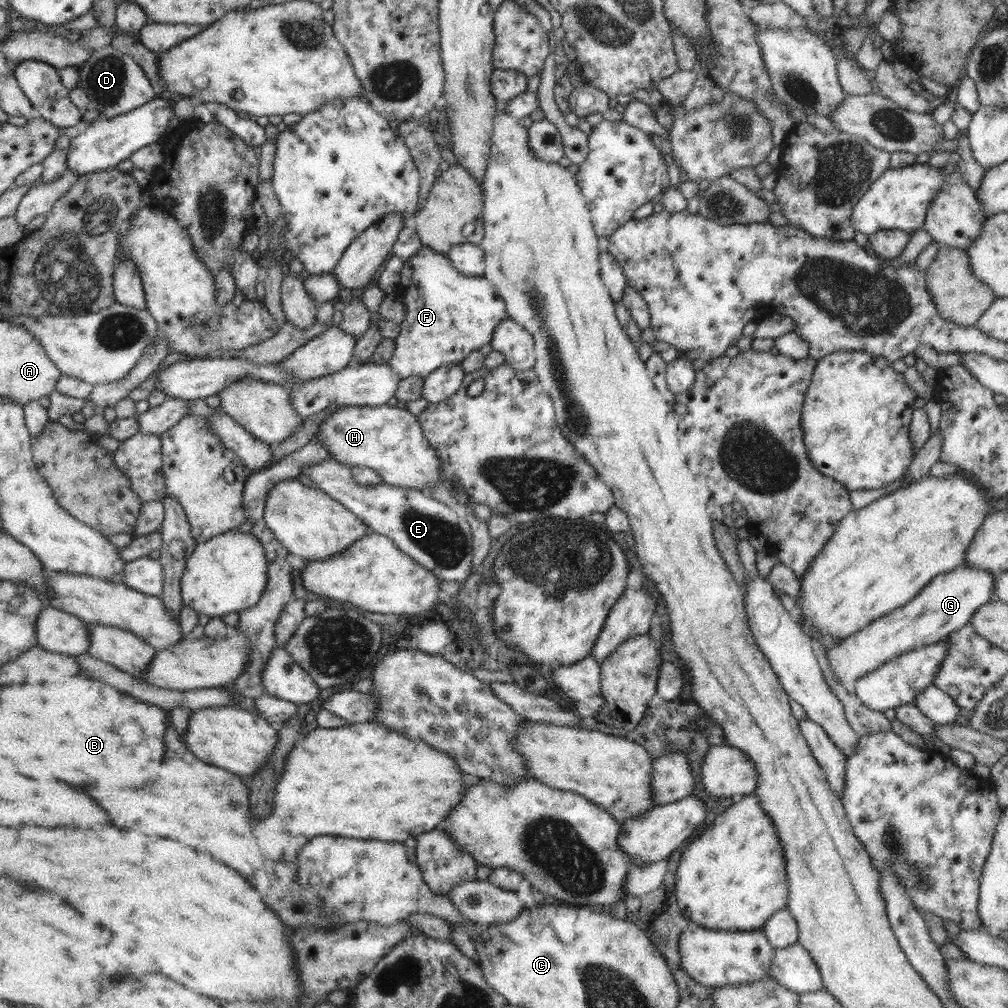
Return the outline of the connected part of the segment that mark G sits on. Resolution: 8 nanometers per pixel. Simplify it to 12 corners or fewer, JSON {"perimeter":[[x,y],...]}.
{"perimeter":[[961,565],[825,648],[850,687],[966,627],[995,573]]}

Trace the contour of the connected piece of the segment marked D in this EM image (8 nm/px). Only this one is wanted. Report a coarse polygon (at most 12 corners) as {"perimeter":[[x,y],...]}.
{"perimeter":[[112,46],[77,66],[88,108],[106,119],[154,99],[158,87]]}

